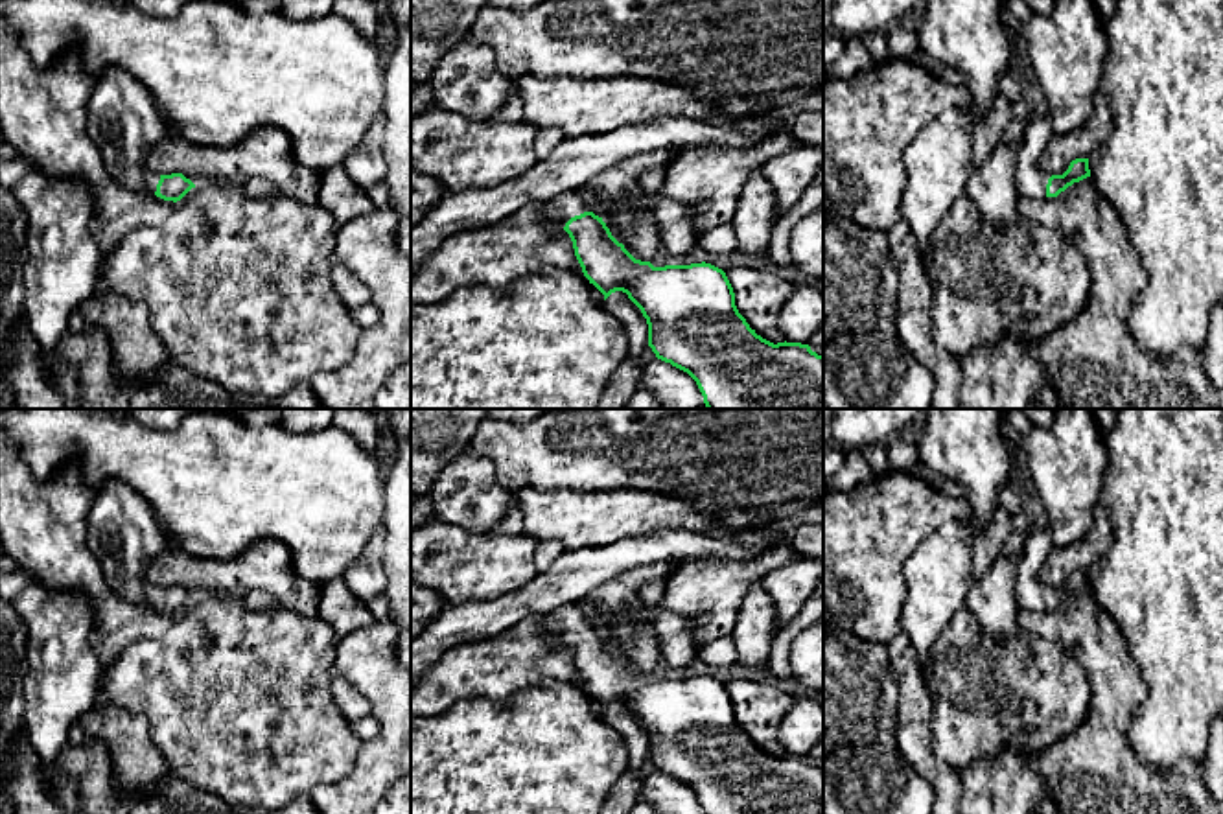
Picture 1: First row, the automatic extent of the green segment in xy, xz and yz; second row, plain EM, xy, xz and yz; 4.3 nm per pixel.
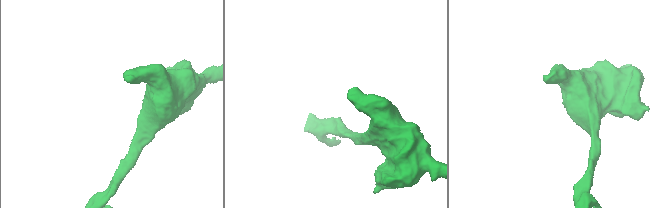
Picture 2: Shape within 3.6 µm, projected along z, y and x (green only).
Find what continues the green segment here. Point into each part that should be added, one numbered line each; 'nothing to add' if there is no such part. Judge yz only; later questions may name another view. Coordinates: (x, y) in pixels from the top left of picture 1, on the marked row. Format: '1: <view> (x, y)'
1: yz (1032, 181)

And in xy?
1: xy (124, 124)

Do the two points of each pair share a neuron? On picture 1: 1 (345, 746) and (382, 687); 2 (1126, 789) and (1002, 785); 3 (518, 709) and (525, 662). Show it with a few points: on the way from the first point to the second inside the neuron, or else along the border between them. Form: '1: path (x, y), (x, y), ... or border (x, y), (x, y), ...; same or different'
1: border (365, 743), (358, 754), (356, 767), (339, 779); different
2: border (1028, 763), (1050, 794); different
3: border (564, 680), (540, 678), (501, 698), (479, 698); different

